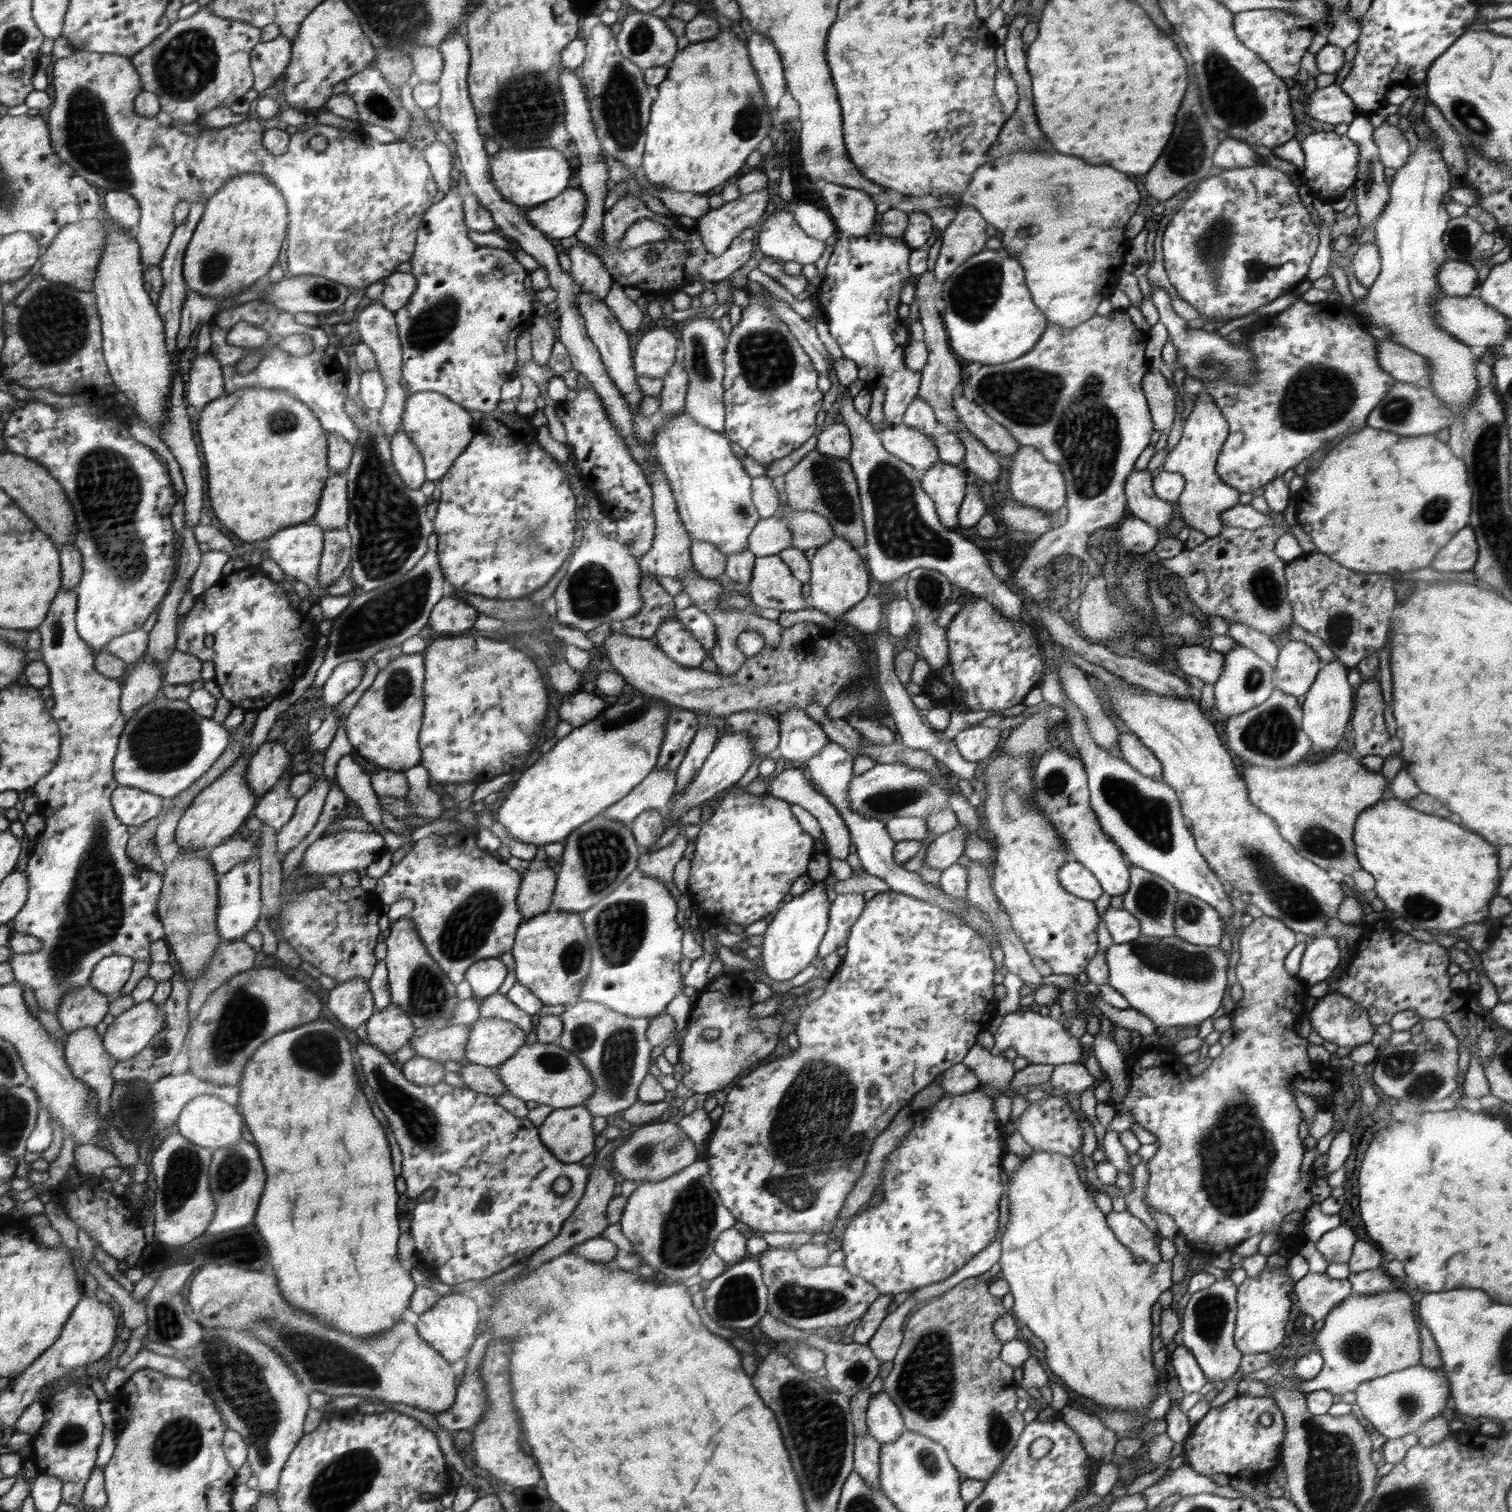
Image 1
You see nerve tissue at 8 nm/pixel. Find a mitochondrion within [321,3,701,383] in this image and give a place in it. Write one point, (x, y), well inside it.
(536, 109)

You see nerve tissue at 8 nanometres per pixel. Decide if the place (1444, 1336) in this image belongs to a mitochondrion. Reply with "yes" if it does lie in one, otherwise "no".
no

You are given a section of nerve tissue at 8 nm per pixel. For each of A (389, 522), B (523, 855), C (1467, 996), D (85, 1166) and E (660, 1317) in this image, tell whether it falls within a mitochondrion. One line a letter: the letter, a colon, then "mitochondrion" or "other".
A: mitochondrion
B: other
C: other
D: other
E: other

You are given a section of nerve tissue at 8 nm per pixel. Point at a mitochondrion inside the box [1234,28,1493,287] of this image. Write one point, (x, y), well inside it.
(1459, 238)

